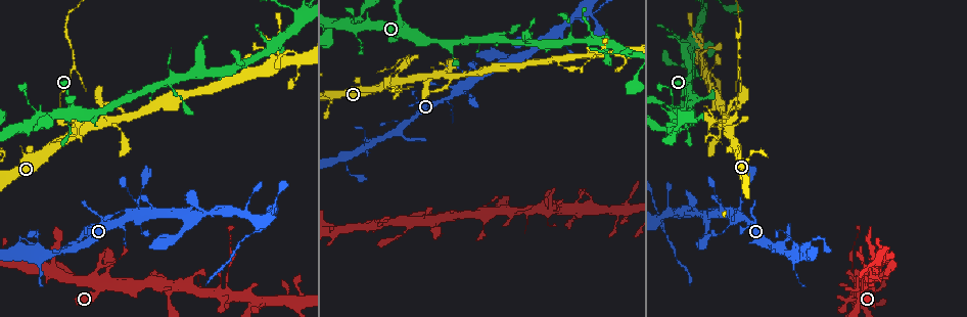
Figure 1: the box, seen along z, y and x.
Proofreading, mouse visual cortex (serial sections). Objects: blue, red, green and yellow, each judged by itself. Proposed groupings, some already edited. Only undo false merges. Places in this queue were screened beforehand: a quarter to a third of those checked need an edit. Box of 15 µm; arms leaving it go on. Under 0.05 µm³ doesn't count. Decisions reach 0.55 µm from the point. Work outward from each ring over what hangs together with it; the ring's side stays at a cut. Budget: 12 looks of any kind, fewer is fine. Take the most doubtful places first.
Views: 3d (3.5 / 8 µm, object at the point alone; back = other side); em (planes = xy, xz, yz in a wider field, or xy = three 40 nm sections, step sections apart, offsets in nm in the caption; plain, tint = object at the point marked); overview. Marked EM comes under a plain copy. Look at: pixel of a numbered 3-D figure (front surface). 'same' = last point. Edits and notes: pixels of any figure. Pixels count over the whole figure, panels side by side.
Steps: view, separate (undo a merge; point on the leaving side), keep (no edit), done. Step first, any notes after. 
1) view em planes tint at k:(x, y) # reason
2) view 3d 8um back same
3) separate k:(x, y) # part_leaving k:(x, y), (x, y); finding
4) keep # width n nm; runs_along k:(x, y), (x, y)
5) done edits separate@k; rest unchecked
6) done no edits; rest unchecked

view 3d 3.5um at 1:(220, 296) # small branch off a trunk

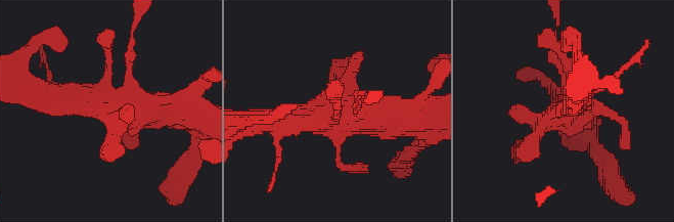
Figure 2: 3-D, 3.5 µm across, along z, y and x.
view em xy step 1 tint at 2:(343, 113) # need the tissue

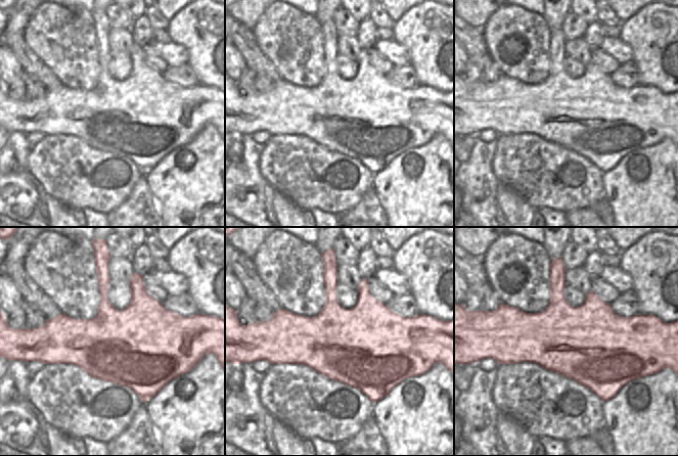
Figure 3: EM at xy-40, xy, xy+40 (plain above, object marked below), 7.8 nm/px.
keep # runs_along 2:(49, 93), (58, 99), (184, 112); continuous, no second cell

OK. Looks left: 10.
view 3d 8um at 1:(109, 120) # sudden change in width

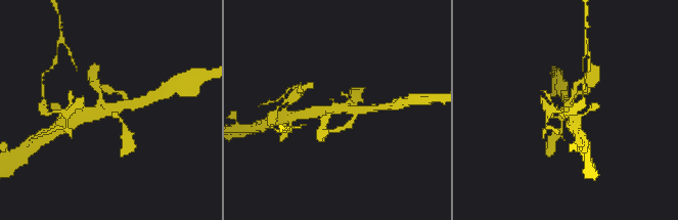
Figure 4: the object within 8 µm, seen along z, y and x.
view 3d 3.5um at 4:(105, 109) # closer look

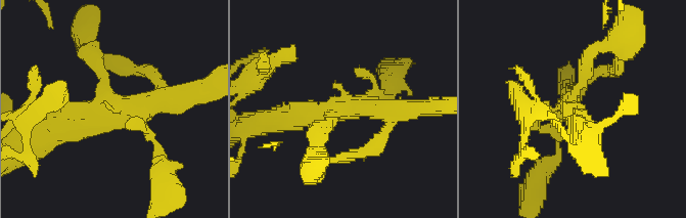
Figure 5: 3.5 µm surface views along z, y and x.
keep # runs_along 5:(47, 129), (72, 117), (176, 97); all the same cell

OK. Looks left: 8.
view 3d 8um at 1:(598, 53)

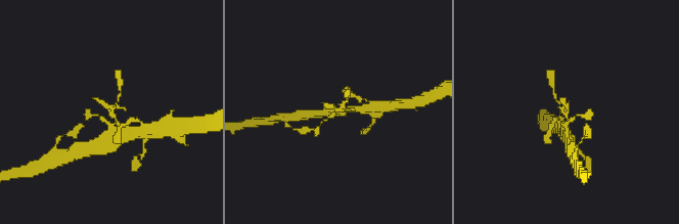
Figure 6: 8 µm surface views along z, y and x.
view em planes tint at 6:(568, 115) # need the tissue

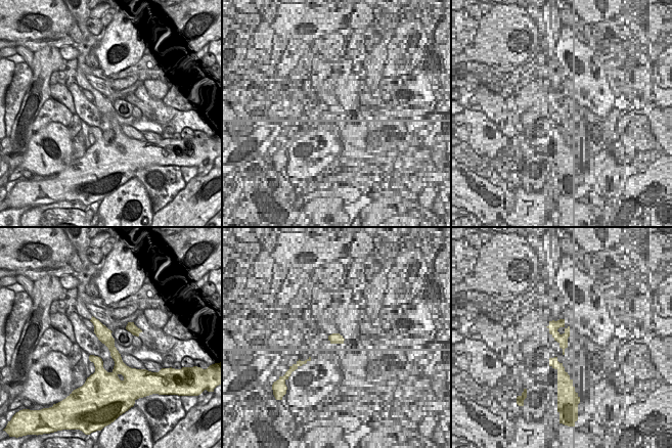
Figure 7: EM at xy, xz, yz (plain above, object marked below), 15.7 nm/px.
keep # runs_along 7:(95, 321), (117, 357), (117, 368), (104, 374); one cell here

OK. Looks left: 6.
view 3d 3.5um at 1:(686, 83) # three-way junction

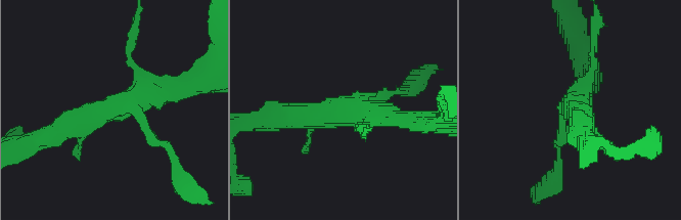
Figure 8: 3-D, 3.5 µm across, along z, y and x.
view em xy step 1 tint at 8:(347, 110)

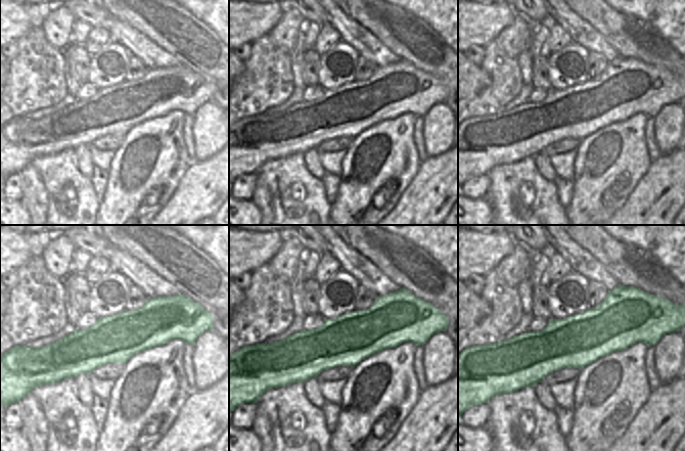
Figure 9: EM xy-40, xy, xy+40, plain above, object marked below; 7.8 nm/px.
keep # runs_along 8:(57, 131), (182, 87); one cell here

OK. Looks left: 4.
view 3d 3.5um at 1:(364, 25) # looks like a crossing

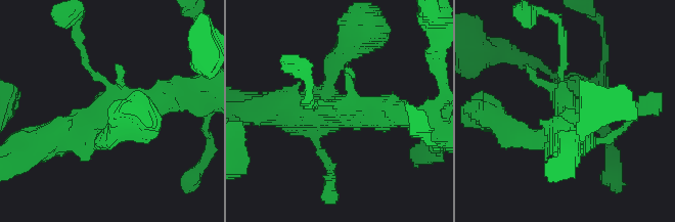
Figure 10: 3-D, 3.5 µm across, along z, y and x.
view em xy step 3 tint at 10:(338, 109)

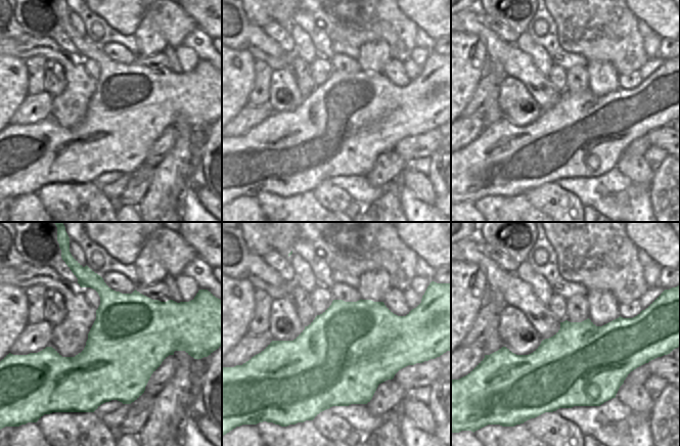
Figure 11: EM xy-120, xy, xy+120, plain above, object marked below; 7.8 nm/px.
view em xy step 1 tint same # cut it another way

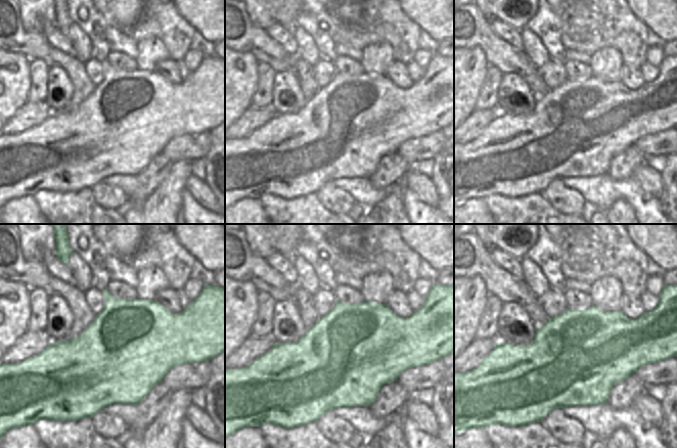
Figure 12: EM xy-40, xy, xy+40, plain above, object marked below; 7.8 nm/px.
keep # one cell here

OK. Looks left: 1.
done no edits; rest unchecked

